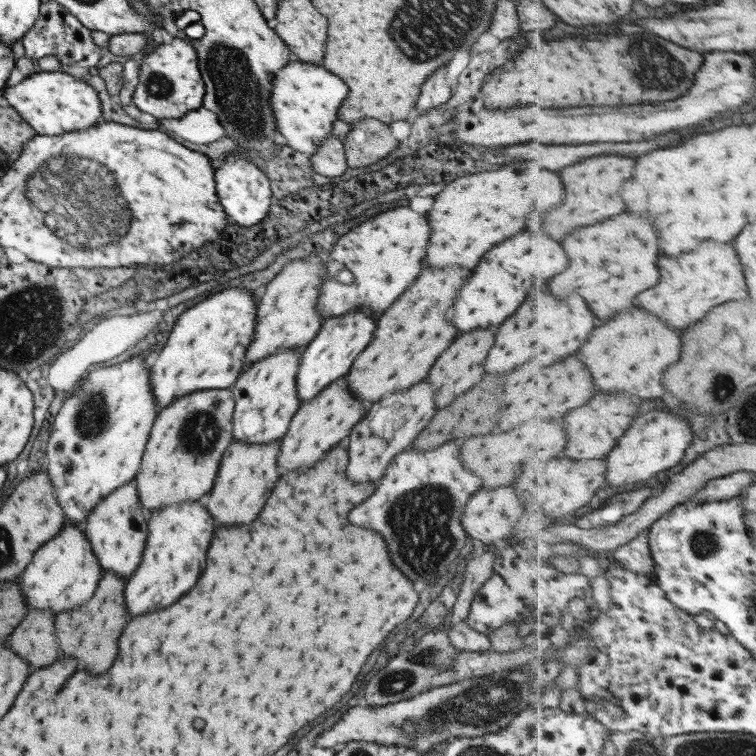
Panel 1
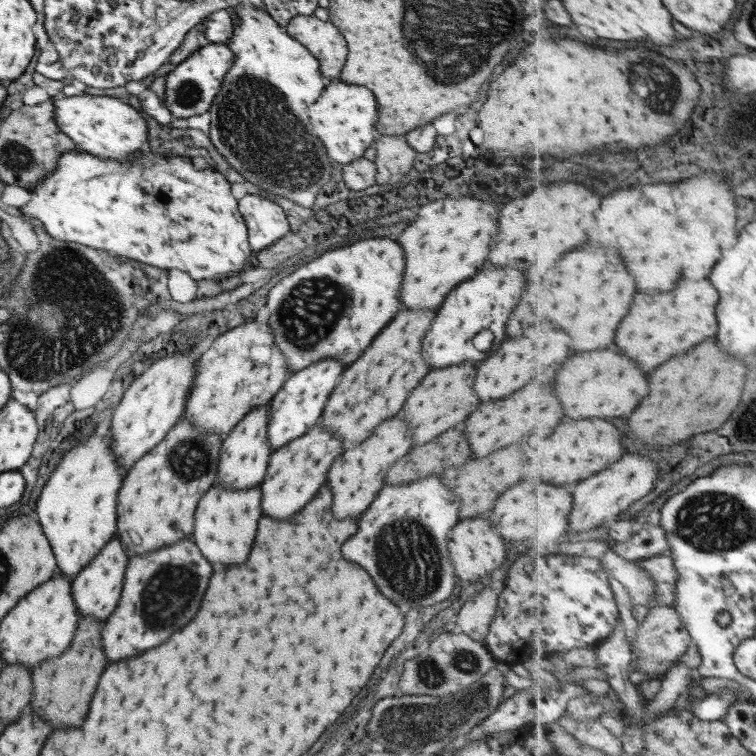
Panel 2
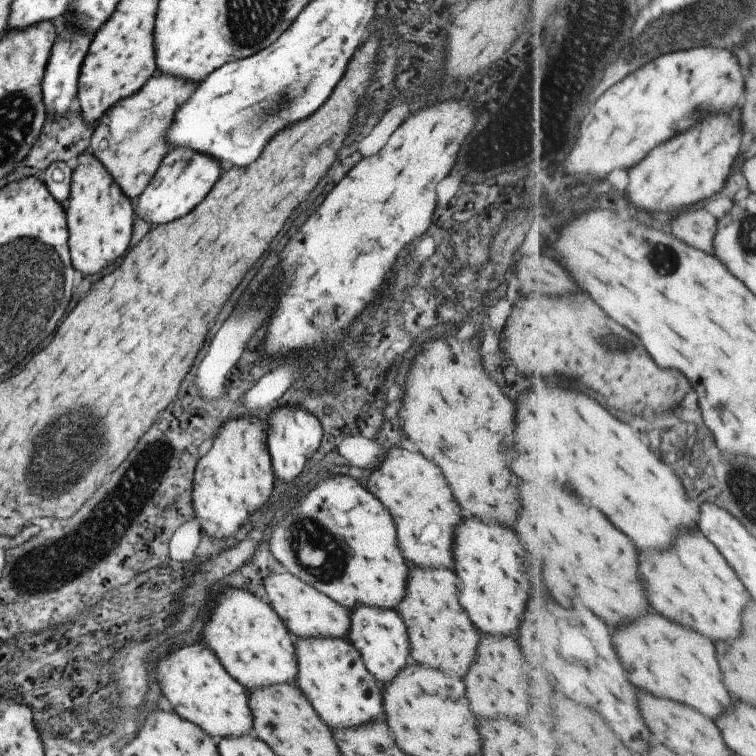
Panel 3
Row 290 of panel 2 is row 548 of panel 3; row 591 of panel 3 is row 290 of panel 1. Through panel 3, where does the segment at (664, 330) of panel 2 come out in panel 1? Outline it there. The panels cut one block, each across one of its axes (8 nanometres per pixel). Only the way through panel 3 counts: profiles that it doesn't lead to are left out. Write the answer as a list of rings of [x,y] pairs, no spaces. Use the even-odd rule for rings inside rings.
[[[702,244],[698,252],[690,252],[686,256],[664,256],[662,264],[662,284],[638,296],[638,306],[654,312],[674,328],[688,330],[694,322],[700,322],[712,308],[732,300],[746,300],[750,296],[744,262],[740,260],[732,244]]]

